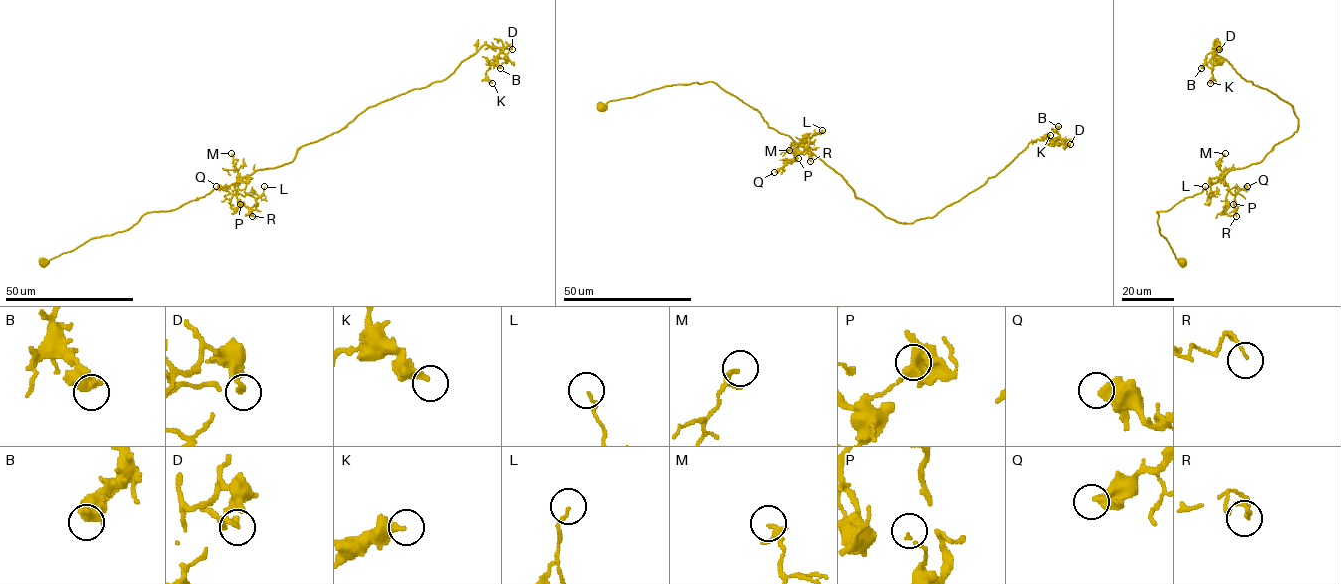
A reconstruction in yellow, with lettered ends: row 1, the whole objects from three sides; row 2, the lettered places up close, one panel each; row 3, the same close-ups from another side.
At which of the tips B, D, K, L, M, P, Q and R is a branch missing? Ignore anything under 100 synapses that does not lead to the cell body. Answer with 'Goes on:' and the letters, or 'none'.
Goes on: none

